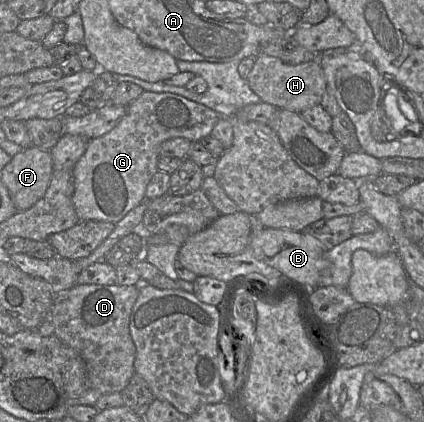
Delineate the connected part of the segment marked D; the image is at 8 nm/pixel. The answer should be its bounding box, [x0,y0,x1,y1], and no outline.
[48,284,139,394]

